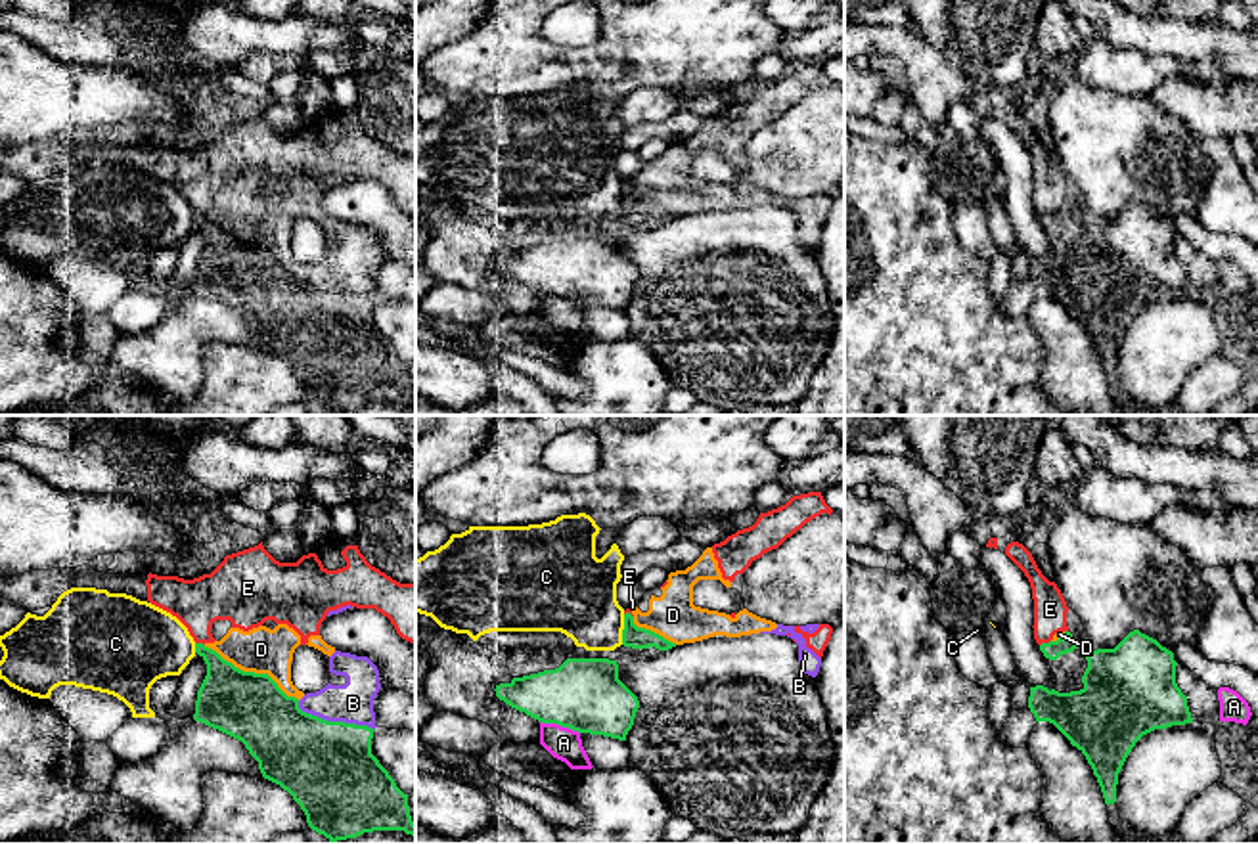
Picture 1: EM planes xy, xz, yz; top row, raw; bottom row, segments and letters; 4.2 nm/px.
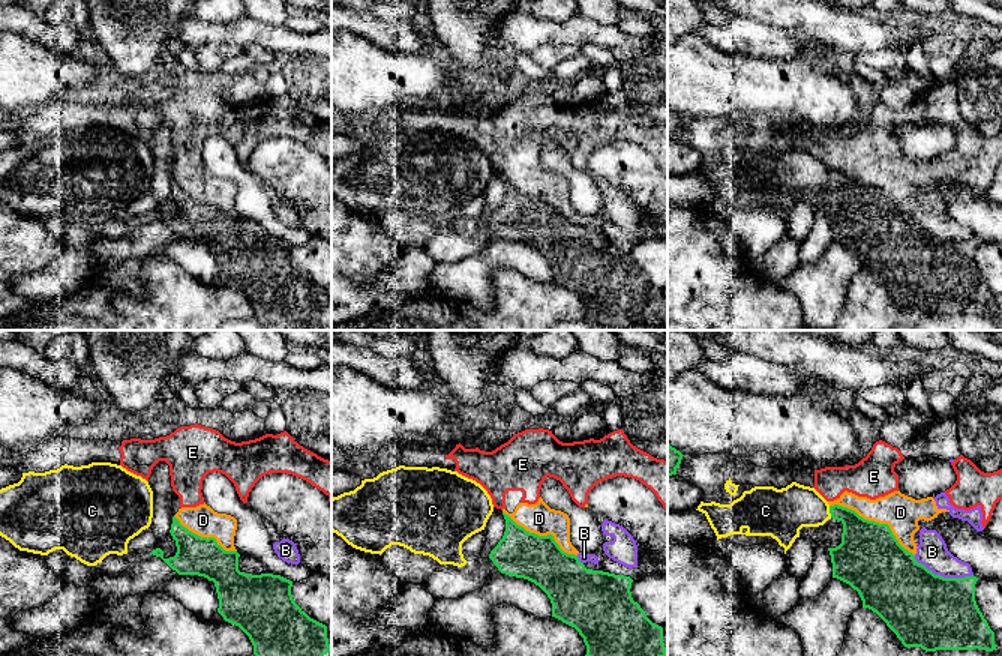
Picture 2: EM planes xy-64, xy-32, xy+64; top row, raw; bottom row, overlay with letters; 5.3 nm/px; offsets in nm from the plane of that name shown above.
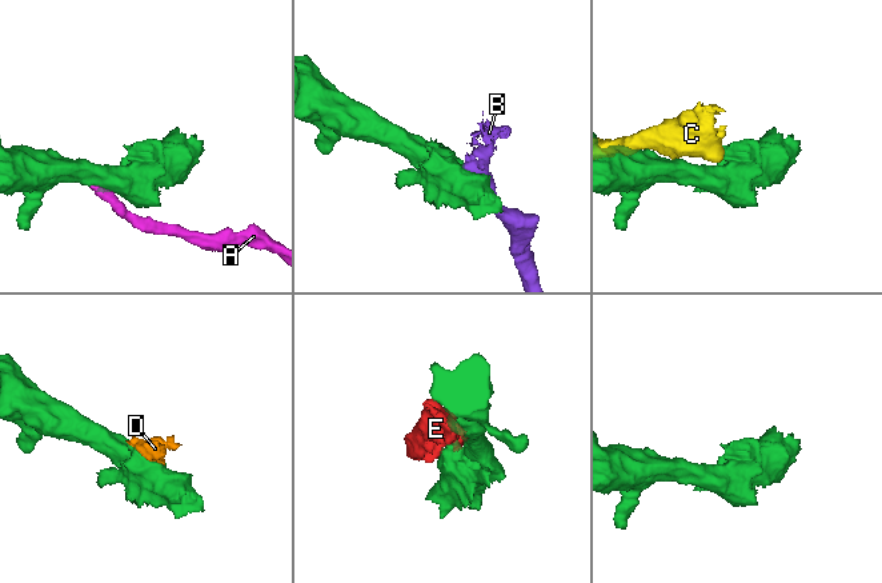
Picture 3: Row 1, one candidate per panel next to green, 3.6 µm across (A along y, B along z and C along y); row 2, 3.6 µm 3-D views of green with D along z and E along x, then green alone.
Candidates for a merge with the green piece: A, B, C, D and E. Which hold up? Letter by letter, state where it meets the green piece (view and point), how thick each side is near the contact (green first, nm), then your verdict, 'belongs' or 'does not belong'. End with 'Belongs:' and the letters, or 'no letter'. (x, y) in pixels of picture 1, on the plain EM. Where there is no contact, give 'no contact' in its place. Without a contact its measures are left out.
A: contact xz (560, 295); calibres 300 and 140 nm; does not belong
B: contact xy (334, 293); calibres 380 and 180 nm; does not belong
C: contact xz (623, 201); calibres 100 and 340 nm; does not belong
D: contact xy (251, 244); calibres 300 and 190 nm; does not belong
E: contact yz (1044, 215); calibres 80 and 140 nm; does not belong
Belongs: no letter

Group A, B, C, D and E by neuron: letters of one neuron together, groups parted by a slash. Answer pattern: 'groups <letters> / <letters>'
groups A / B D E / C

